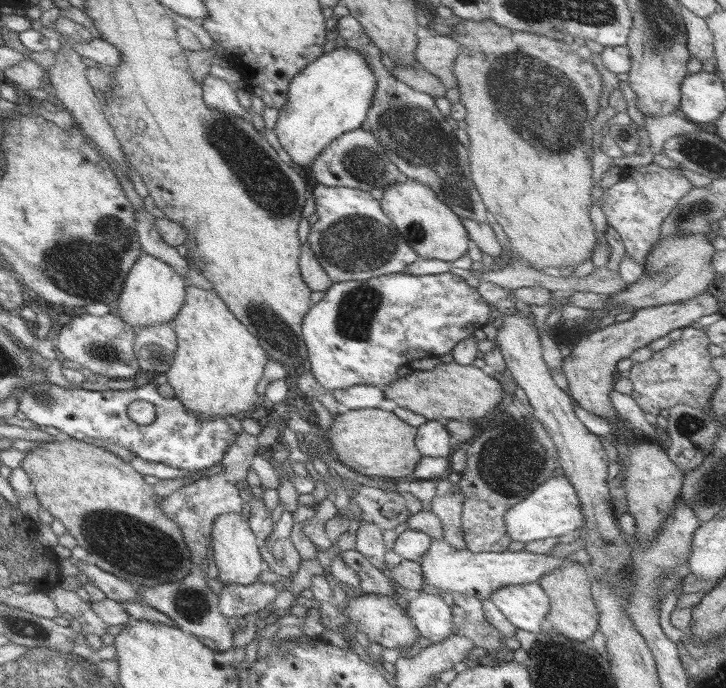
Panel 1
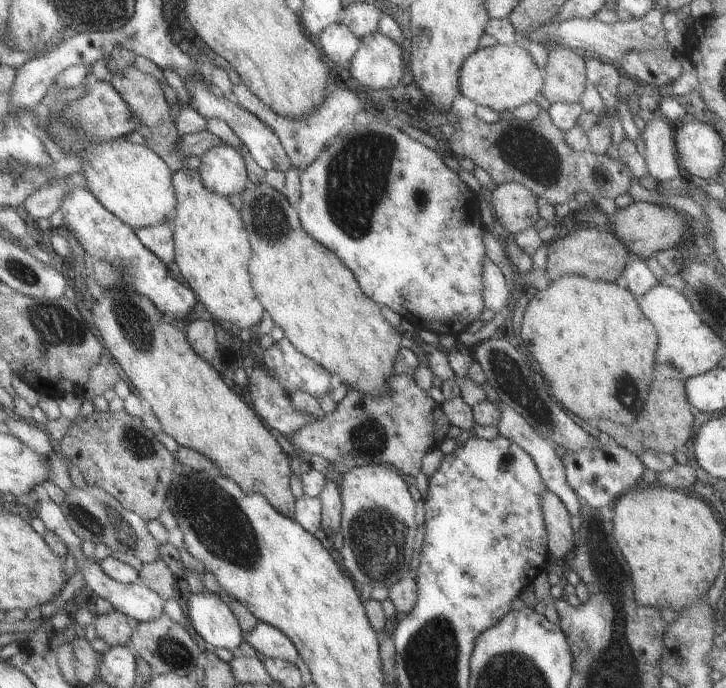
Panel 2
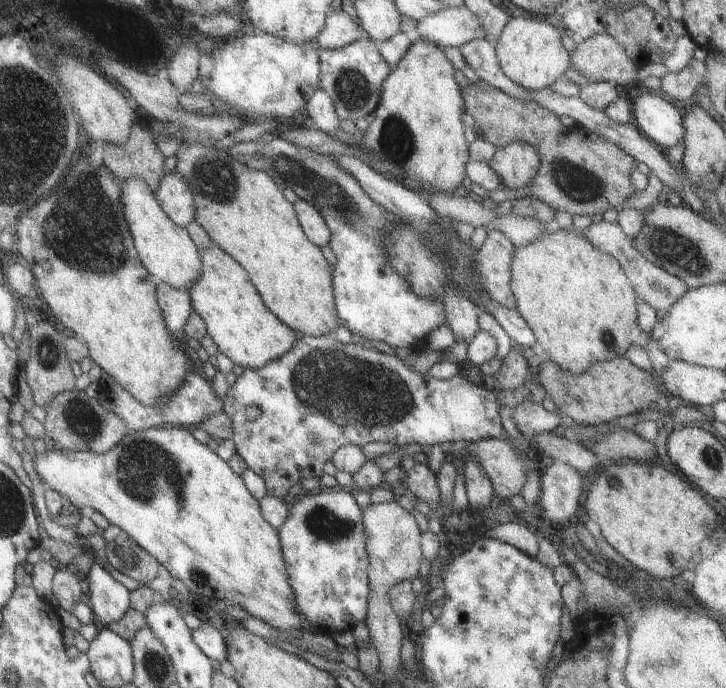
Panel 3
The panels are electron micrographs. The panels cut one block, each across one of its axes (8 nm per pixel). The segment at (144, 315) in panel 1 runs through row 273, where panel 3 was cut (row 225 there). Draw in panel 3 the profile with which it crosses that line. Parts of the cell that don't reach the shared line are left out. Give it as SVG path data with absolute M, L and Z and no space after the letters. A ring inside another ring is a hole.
M125 178L121 182L118 185L119 202L141 266L144 266L145 270L158 282L173 286L175 290L185 288L188 291L189 286L193 286L193 282L197 280L197 274L201 268L199 253L193 240L189 238L184 228L175 226L168 216L165 216L165 212L161 210L161 206L155 200L153 190L149 188L143 178L141 180L139 178L129 178L129 180Z

